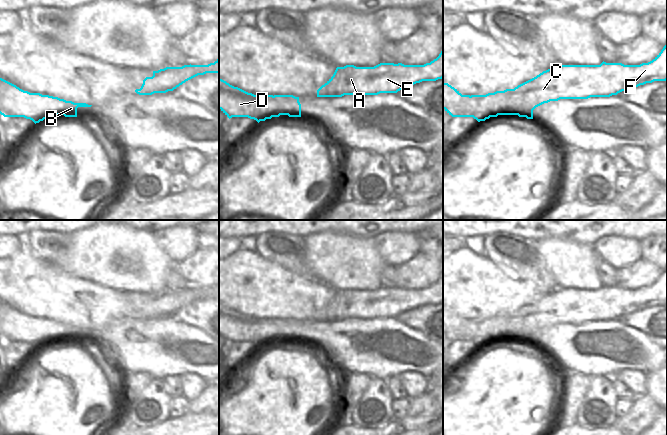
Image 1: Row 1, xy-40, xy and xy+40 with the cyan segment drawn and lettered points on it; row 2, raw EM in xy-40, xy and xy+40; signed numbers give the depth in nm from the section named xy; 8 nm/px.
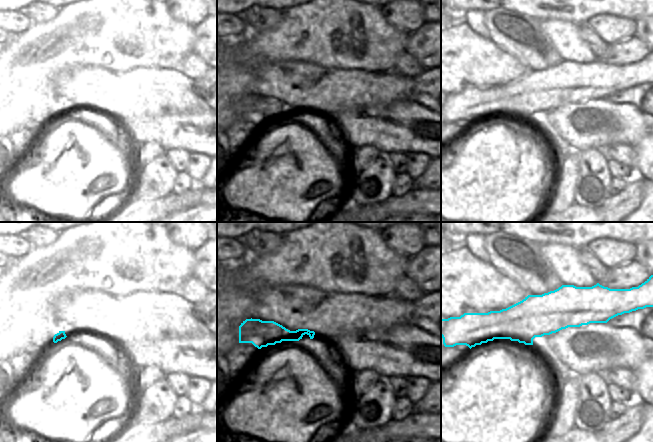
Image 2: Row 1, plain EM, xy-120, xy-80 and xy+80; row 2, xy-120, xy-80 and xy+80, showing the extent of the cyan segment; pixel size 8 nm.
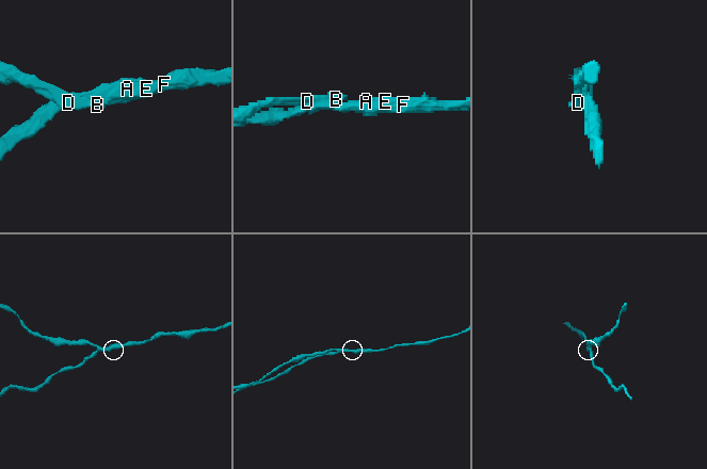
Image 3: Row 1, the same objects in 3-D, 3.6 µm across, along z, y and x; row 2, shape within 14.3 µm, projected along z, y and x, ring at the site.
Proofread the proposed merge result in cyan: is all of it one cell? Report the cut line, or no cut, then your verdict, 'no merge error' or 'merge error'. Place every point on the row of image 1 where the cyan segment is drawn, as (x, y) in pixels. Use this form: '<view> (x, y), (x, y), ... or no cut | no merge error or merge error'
xy+40 (519, 109), (511, 105), (502, 105), (493, 112), (492, 116) | merge error

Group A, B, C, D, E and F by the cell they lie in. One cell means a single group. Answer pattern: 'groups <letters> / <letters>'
groups A C E F / B D

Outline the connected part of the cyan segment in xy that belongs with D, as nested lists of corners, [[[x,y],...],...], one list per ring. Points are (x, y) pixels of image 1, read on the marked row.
[[[219,78],[219,109],[230,119],[248,117],[260,121],[288,115],[301,117],[299,97],[284,99],[273,95],[254,95]]]

